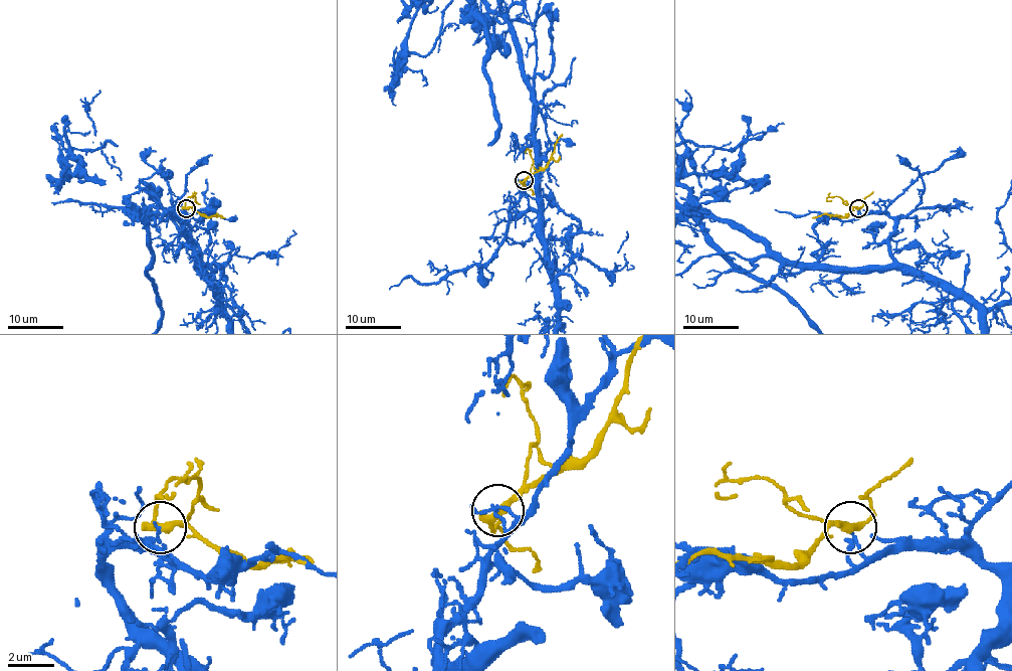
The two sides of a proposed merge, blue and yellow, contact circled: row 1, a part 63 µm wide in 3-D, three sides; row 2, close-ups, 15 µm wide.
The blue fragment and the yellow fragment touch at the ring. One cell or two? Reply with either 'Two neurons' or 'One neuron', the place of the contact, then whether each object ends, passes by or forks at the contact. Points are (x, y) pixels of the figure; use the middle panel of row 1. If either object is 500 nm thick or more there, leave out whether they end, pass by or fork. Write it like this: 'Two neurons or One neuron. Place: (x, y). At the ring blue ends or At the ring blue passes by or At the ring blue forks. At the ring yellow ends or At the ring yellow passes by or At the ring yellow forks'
Two neurons. Place: (524, 180). At the ring blue ends. At the ring yellow passes by

